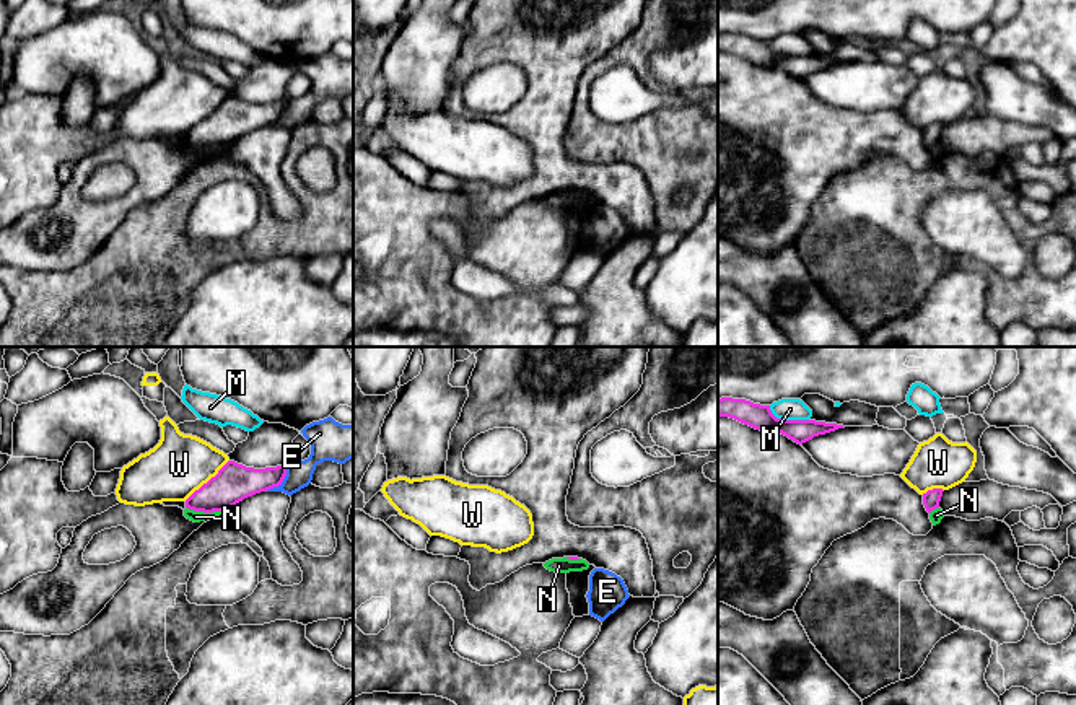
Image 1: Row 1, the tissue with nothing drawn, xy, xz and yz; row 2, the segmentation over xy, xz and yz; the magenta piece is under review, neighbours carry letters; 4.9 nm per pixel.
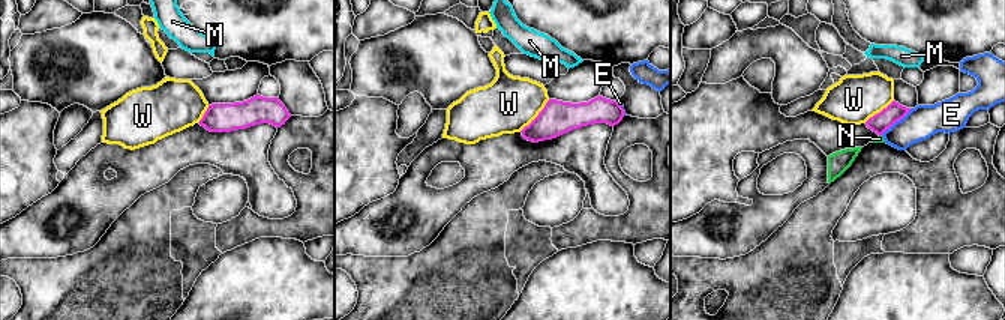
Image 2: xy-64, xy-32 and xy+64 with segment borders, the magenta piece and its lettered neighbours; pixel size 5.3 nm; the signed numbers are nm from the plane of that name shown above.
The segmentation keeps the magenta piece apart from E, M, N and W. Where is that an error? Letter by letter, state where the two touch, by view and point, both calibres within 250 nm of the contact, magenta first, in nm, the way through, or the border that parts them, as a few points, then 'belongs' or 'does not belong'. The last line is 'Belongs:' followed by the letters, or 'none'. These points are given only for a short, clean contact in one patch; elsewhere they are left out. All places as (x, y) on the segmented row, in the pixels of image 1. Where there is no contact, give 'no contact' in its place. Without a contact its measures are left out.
E: meets magenta in xy at (280, 482); 190 nm thick on the magenta side, 130 nm on the other; does not belong
M: meets magenta in yz at (787, 420); 120 nm thick on the magenta side, 110 nm on the other; does not belong
N: meets magenta in xy at (204, 512); 190 nm thick on the magenta side, 60 nm on the other; border along xy (186, 507), (196, 512), (222, 512); does not belong
W: meets magenta in xy at (209, 481); 190 nm thick on the magenta side, 300 nm on the other; does not belong
Belongs: none

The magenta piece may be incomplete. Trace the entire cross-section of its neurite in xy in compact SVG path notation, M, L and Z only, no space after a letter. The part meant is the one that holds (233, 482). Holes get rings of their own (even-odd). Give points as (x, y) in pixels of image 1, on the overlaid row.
M228 461L215 477L195 490L186 501L163 501L164 506L194 511L226 511L247 497L282 485L286 466L254 469Z

